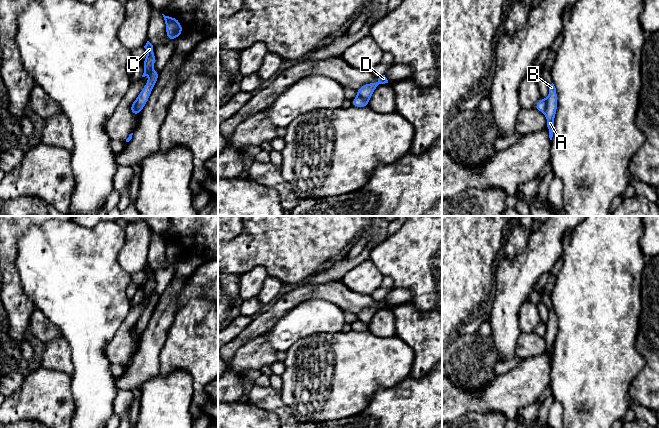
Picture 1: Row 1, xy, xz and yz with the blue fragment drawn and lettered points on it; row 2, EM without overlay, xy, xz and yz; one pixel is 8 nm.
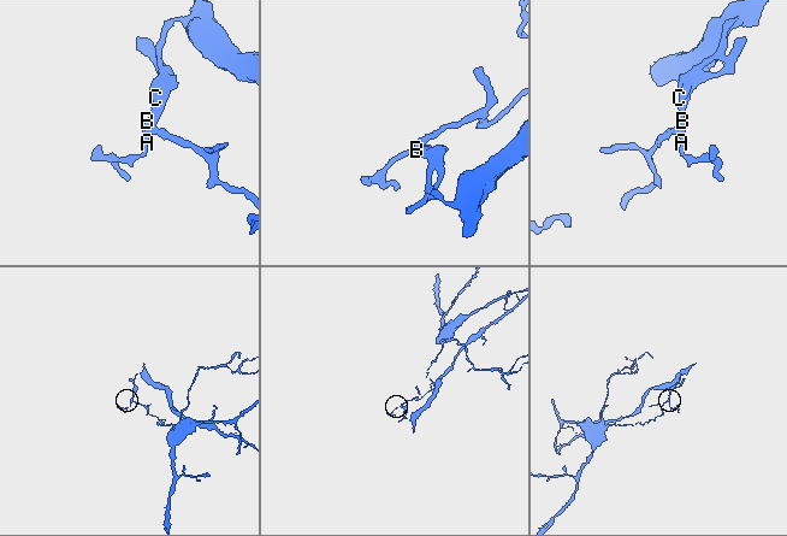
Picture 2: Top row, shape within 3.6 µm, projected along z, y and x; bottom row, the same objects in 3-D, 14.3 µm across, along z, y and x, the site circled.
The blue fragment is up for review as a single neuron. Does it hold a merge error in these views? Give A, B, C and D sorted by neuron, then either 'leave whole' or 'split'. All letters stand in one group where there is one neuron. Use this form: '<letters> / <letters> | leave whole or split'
A B C / D | split

